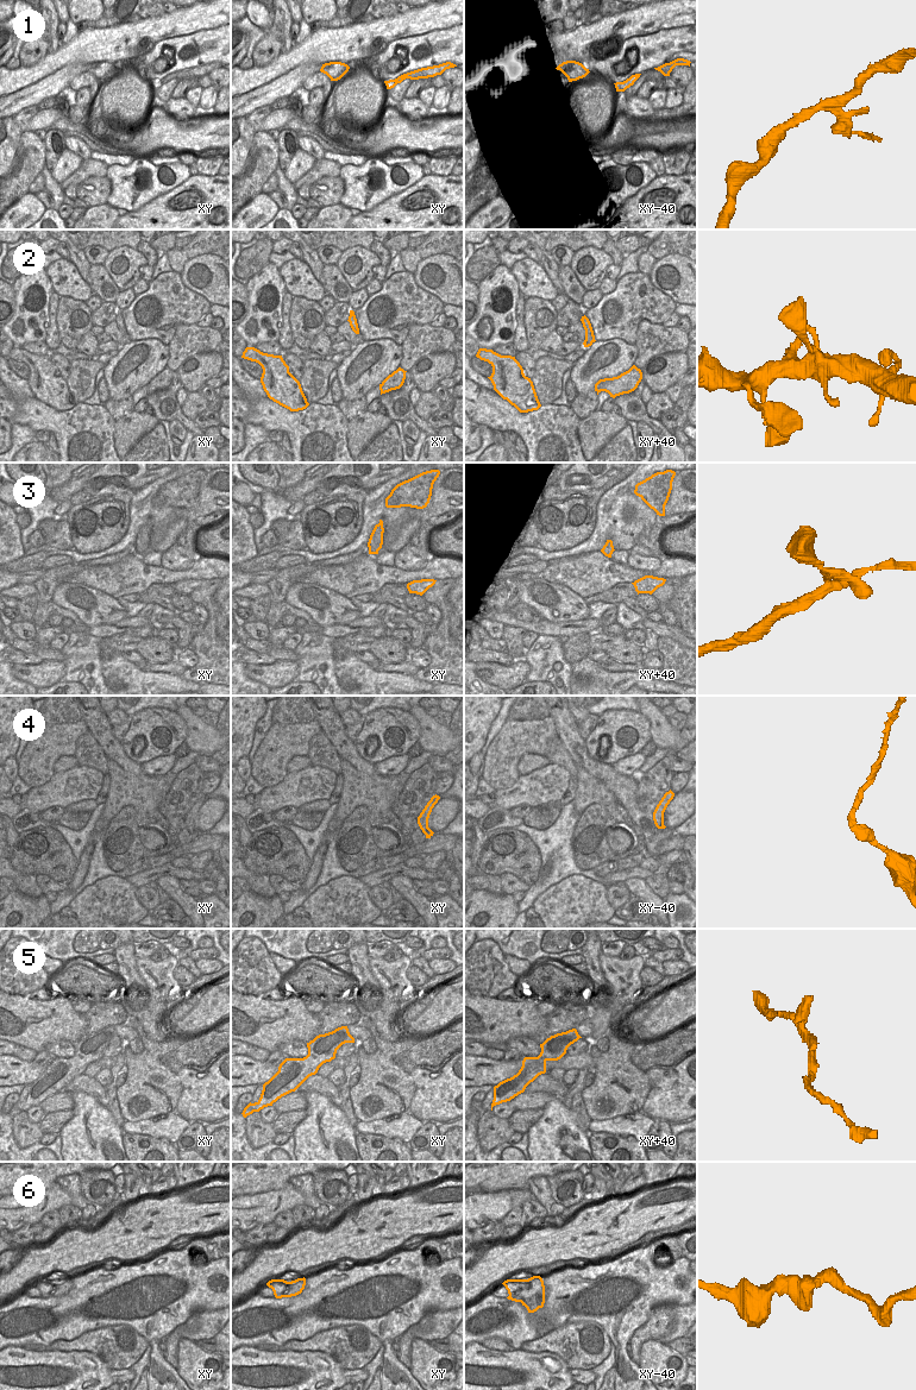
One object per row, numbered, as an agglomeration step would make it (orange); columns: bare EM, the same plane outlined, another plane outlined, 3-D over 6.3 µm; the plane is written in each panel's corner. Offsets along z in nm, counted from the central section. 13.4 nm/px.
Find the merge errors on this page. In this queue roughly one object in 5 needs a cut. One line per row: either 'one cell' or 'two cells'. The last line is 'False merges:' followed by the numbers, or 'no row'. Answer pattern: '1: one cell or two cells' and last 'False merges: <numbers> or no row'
1: one cell
2: one cell
3: one cell
4: one cell
5: one cell
6: one cell
False merges: no row

